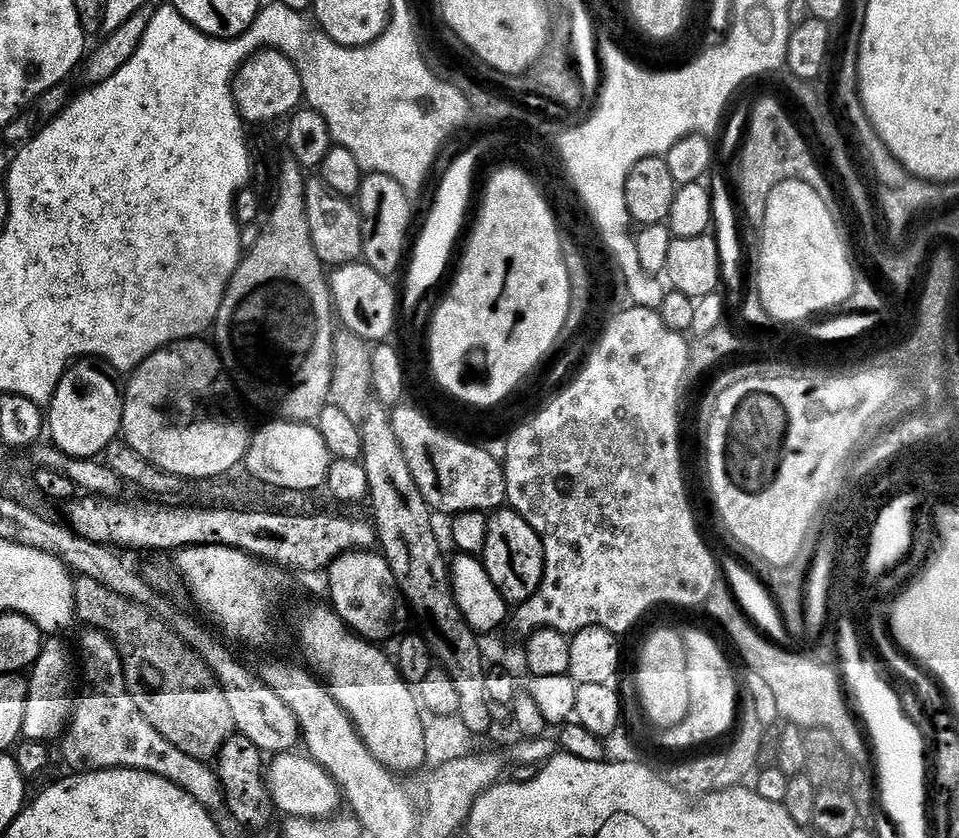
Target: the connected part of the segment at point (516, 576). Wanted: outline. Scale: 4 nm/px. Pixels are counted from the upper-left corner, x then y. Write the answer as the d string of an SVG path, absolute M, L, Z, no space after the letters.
M497 510L488 521L482 563L504 599L509 605L517 606L539 590L544 572L544 547L539 534L517 512Z

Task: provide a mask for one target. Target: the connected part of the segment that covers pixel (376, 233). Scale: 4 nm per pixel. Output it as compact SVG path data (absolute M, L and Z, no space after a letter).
M367 173L361 179L358 200L358 211L362 220L361 257L372 270L393 279L400 266L403 267L406 256L406 238L412 222L411 197L391 177L381 173Z

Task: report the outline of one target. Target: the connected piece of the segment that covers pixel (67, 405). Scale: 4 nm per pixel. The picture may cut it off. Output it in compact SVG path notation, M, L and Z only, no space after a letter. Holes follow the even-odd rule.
M76 362L69 367L68 371L65 372L64 376L60 380L60 385L56 388L56 393L52 396L52 403L47 405L46 408L46 432L50 437L52 435L51 443L58 450L62 450L67 456L73 456L74 458L78 458L79 460L91 460L93 458L99 457L101 454L104 454L112 444L117 443L118 437L114 435L112 432L94 432L94 430L114 430L114 428L120 428L118 426L114 426L116 424L116 420L124 420L124 398L122 395L121 385L116 385L114 381L111 380L110 377L107 376L106 373L103 372L105 369L103 367L97 366L92 362ZM86 406L92 406L92 408L96 408L96 410L92 410L92 414L88 414L86 412Z

